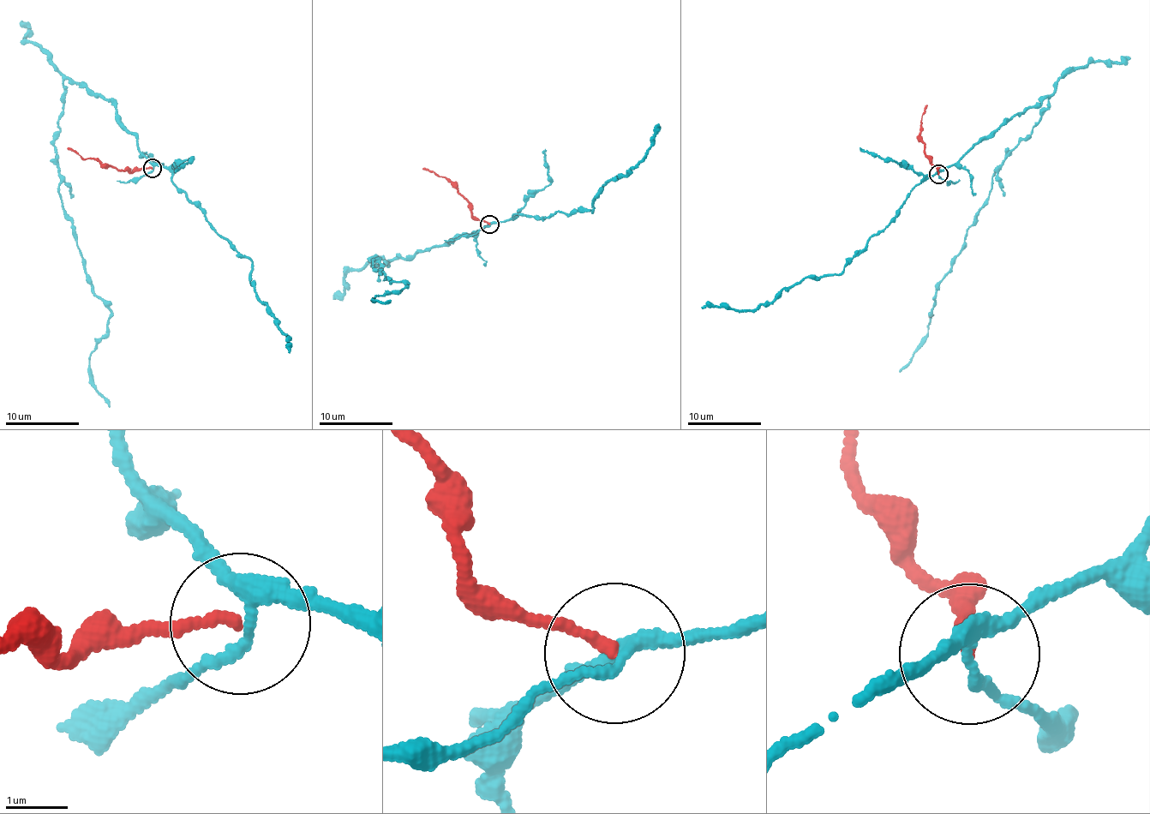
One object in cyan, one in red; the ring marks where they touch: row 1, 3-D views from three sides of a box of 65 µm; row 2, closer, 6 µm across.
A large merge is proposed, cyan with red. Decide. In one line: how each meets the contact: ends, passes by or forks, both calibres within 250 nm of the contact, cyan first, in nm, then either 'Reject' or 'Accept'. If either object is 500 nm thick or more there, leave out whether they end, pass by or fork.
At the ring cyan forks. At the ring red ends. Thickness 200 nm (cyan) against 170 nm. Reject

